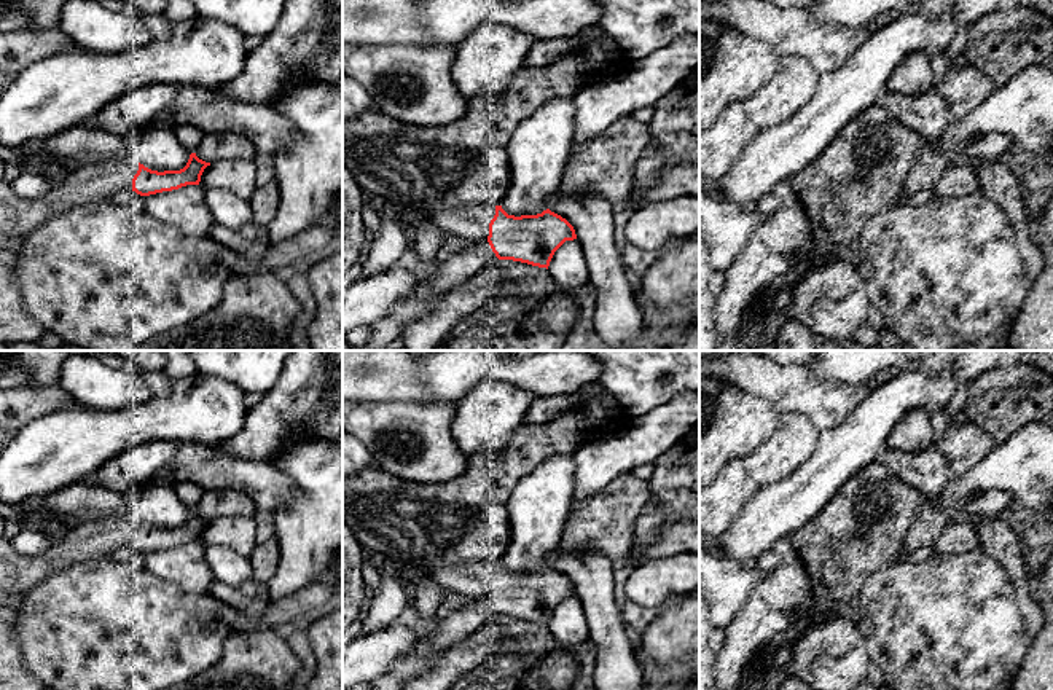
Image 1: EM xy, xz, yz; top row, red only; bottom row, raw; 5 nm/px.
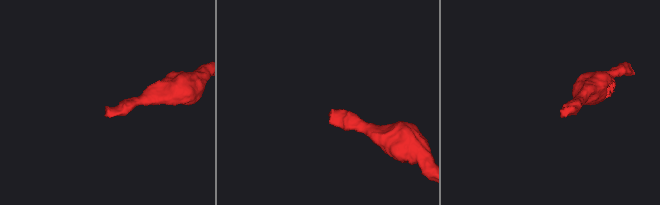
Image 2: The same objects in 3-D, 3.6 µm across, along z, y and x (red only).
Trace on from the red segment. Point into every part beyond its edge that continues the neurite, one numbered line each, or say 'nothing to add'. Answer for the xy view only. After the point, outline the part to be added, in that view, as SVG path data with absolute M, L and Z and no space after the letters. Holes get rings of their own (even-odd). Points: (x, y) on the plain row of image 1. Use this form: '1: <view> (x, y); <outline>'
1: xy (97, 539); M132 510L116 518L81 523L69 529L64 540L51 543L38 556L21 556L5 537L0 515L0 604L10 594L22 594L54 572L72 564L108 558L116 550L132 547L139 518Z

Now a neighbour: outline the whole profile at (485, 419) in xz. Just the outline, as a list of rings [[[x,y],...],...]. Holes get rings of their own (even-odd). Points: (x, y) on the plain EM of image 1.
[[[486,378],[478,382],[457,405],[451,432],[460,451],[470,457],[478,453],[499,454],[515,430],[524,424],[526,413],[532,405],[532,394],[500,379]]]

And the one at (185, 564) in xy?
[[[186,542],[178,547],[143,553],[145,569],[162,580],[170,580],[183,590],[209,594],[215,580],[206,559],[204,545]]]

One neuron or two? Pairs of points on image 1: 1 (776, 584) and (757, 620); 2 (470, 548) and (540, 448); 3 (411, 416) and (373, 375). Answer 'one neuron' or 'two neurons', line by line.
1: one neuron
2: one neuron
3: two neurons

